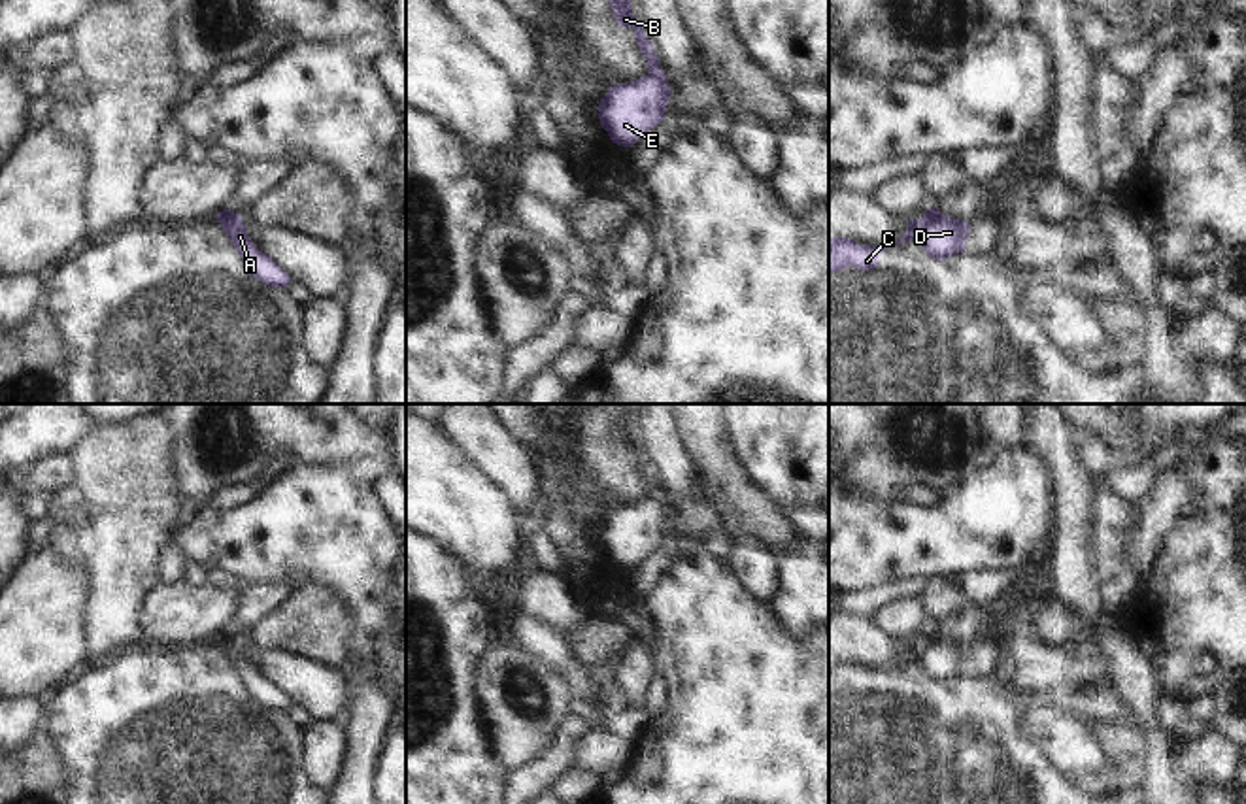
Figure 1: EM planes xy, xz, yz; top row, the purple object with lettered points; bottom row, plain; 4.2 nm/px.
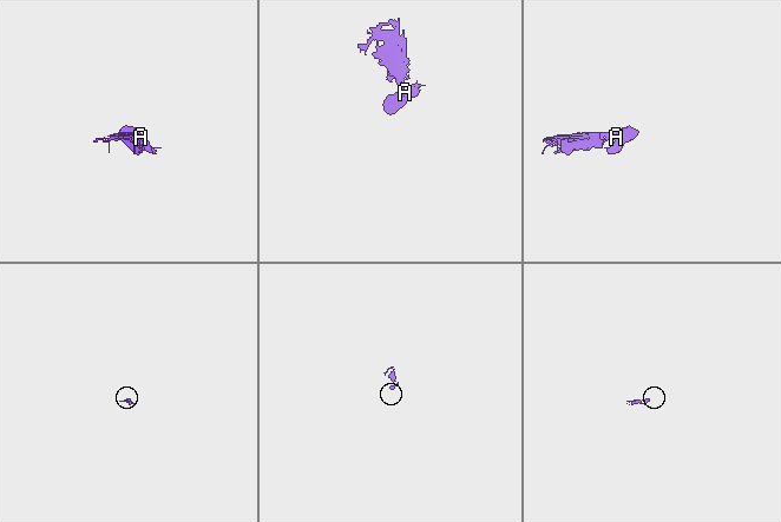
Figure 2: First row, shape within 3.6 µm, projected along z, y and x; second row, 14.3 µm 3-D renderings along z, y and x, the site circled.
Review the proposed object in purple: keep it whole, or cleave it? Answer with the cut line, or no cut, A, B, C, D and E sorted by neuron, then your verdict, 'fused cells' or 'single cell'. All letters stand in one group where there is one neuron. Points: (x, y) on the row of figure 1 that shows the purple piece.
cut in yz along (922, 217), (922, 234), (918, 238); A D E / B C; fused cells

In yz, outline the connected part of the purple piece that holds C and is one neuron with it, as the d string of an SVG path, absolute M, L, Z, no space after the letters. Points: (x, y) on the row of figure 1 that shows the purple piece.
M829 236L829 276L844 270L874 270L880 255L895 245L859 245L851 238L833 238Z

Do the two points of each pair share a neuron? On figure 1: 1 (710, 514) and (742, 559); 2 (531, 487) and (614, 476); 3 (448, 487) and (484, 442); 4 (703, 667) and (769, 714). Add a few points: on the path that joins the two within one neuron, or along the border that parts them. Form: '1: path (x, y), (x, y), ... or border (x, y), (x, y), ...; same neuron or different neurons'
1: border (733, 538), (756, 538), (774, 553); different neurons
2: border (552, 485), (552, 495), (531, 521); different neurons
3: border (438, 427), (501, 489); different neurons
4: path (720, 670), (752, 703); same neuron

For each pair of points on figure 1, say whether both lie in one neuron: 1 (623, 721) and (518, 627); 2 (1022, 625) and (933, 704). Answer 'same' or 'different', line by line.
1: same
2: different

